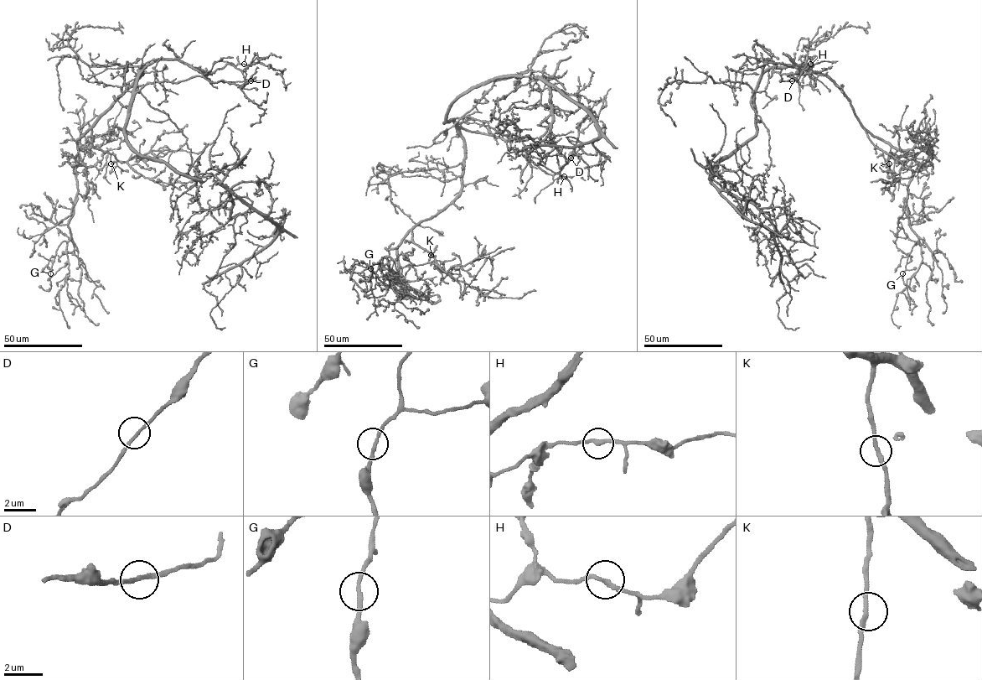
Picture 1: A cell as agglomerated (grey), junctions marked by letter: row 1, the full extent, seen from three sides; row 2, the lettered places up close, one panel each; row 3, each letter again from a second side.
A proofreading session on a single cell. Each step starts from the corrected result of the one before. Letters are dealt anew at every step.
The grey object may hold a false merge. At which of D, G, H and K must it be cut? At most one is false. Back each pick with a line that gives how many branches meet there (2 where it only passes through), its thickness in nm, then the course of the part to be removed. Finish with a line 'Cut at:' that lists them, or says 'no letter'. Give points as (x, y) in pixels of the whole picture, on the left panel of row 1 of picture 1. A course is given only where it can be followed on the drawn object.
Cut at: no letter

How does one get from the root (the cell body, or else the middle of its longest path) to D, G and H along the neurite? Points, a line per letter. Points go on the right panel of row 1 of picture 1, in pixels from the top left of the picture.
D: (757, 114), (751, 96), (767, 59), (780, 74), (794, 74), (808, 64), (792, 80)
G: (757, 114), (751, 96), (769, 68), (806, 68), (911, 156), (918, 241), (902, 273)
H: (757, 114), (751, 96), (767, 59), (780, 74), (794, 74), (811, 64)

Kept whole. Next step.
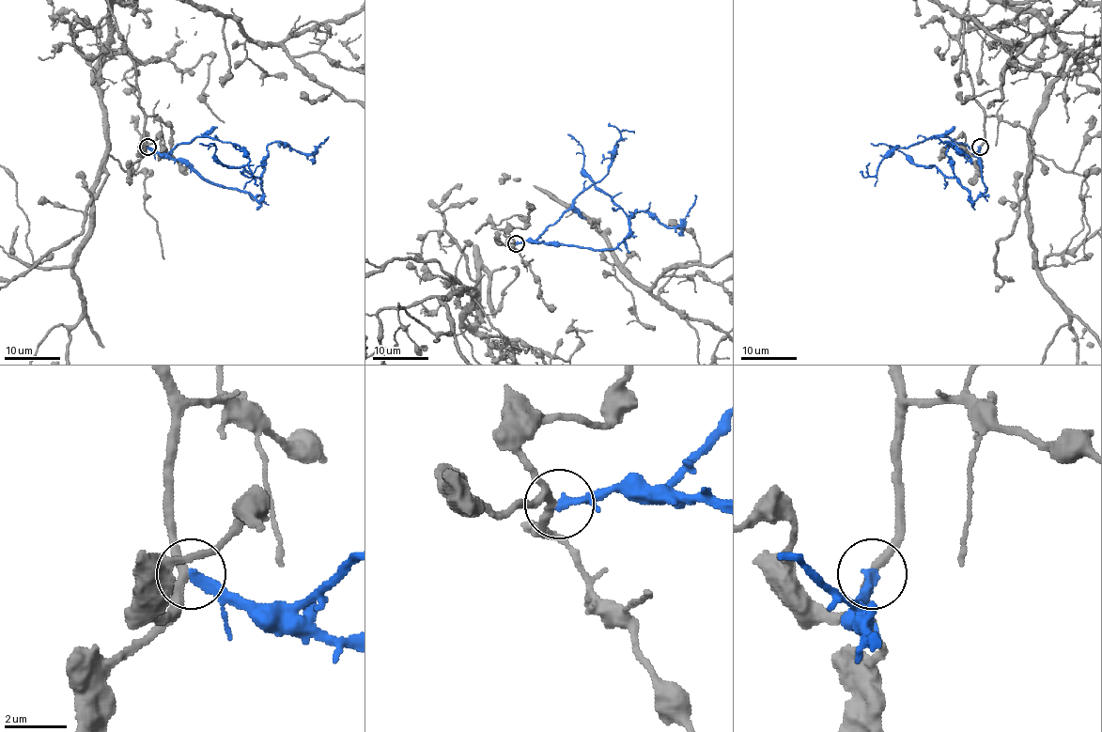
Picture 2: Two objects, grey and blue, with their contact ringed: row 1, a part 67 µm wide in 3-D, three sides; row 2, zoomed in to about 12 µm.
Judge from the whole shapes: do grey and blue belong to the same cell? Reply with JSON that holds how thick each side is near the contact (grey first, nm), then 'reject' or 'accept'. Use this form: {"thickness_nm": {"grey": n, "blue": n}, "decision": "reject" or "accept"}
{"thickness_nm": {"grey": 280, "blue": 280}, "decision": "reject"}

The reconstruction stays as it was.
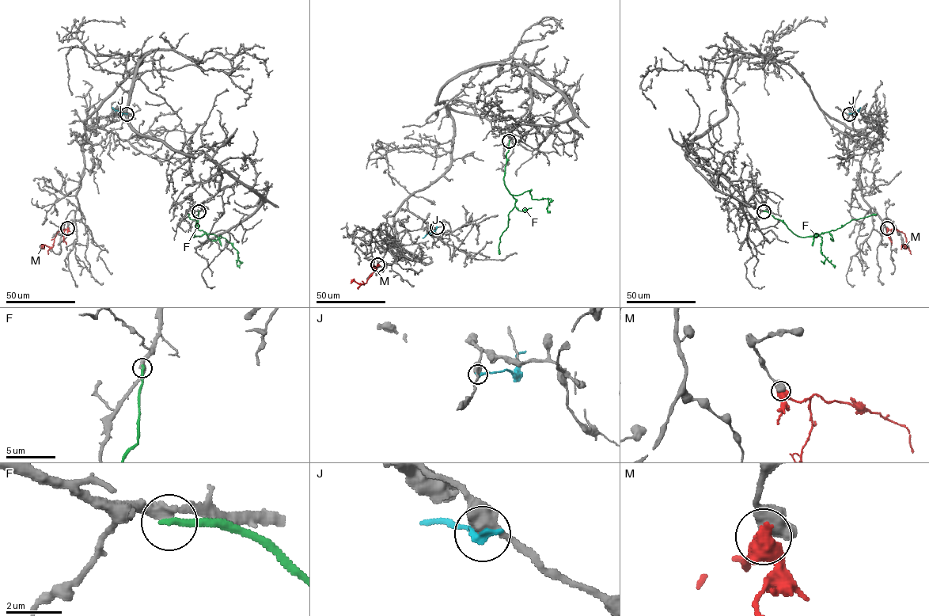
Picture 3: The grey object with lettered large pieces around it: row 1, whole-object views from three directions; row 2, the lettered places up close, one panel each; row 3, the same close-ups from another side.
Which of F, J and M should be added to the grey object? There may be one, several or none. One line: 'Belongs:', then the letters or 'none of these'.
Belongs: none of these

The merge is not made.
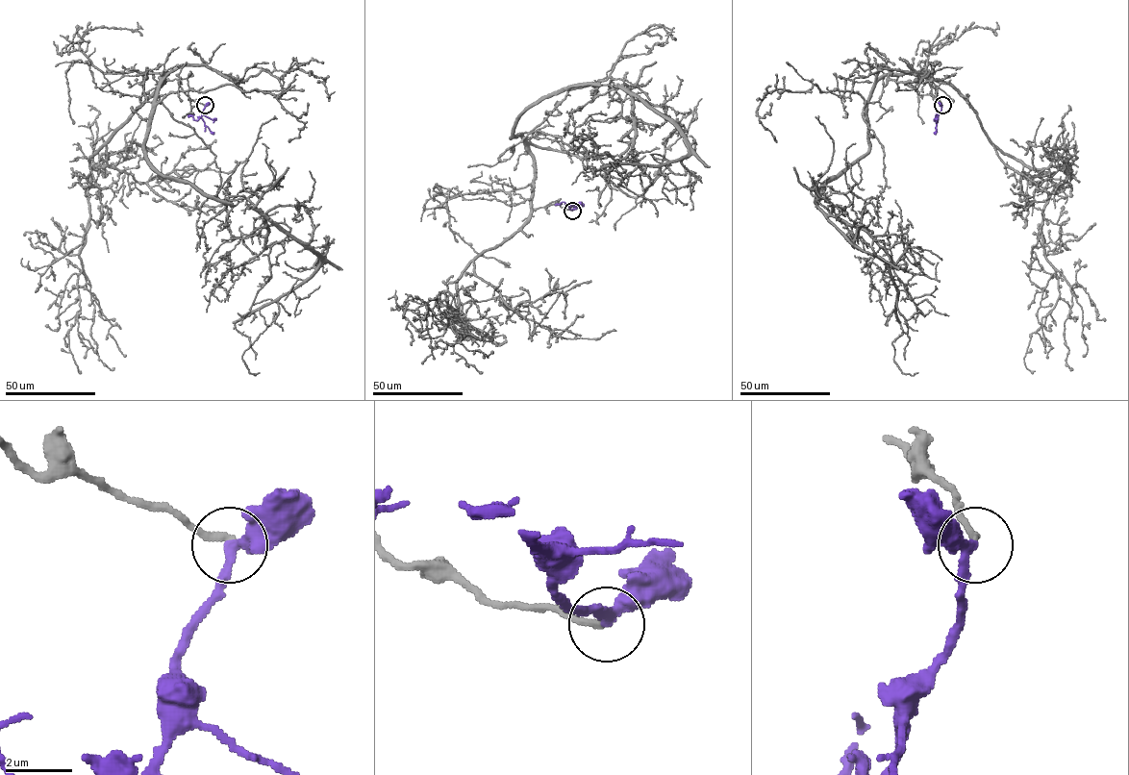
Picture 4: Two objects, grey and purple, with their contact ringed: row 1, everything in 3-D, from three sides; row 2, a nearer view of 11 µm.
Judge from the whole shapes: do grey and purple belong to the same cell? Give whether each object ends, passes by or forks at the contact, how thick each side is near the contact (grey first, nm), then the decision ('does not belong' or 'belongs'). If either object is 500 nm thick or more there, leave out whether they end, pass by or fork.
grey ends there; purple passes by; 190 nm thick on the grey side, 280 nm on the other; does not belong

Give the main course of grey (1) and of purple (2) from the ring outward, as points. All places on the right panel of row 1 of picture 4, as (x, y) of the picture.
1: (941, 105), (885, 74), (885, 188), (859, 236), (817, 207), (885, 262), (917, 372)
2: (941, 105), (937, 132)

